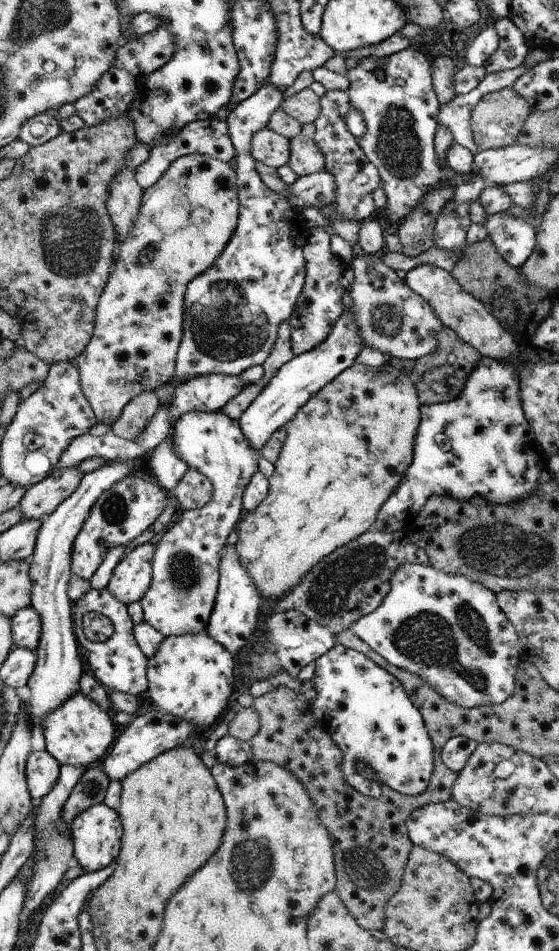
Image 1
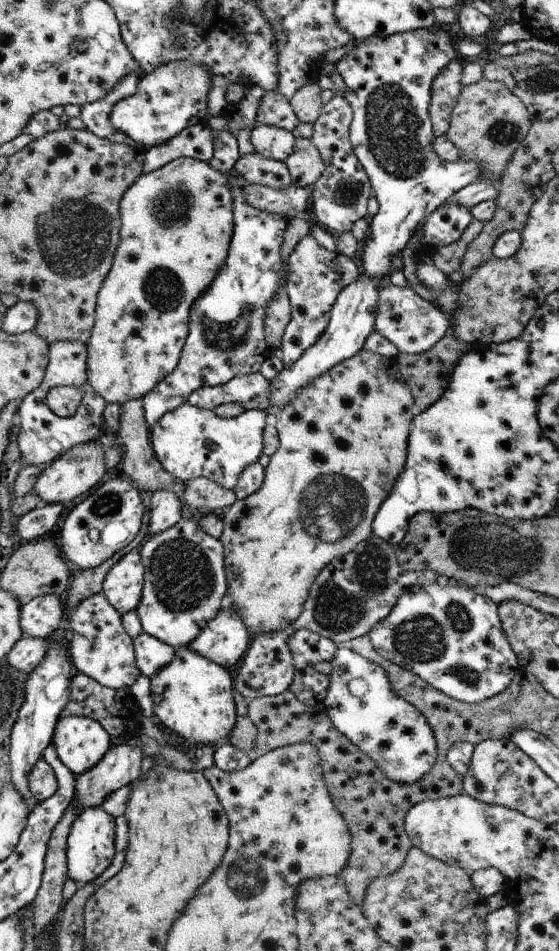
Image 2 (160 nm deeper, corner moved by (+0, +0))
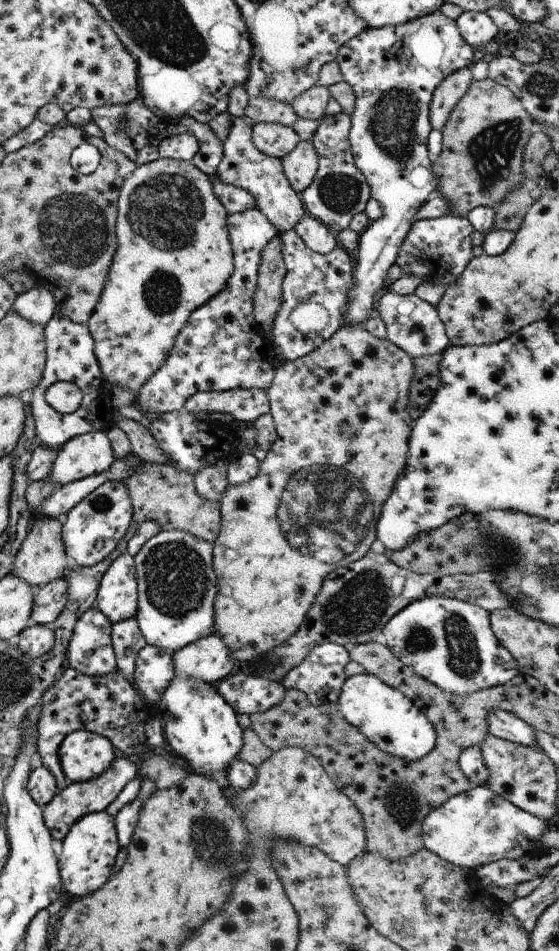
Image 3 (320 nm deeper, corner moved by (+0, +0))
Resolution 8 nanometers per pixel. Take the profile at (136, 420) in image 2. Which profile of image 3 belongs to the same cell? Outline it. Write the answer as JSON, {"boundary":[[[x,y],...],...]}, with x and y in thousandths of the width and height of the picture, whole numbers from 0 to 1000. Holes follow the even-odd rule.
{"boundary":[[[259,486],[259,494],[225,505],[231,523],[238,529],[240,549],[254,553],[263,548],[277,549],[286,559],[333,558],[356,567],[381,572],[394,564],[395,530],[369,526],[356,521],[351,503],[338,496],[313,493],[308,488],[284,489]]]}

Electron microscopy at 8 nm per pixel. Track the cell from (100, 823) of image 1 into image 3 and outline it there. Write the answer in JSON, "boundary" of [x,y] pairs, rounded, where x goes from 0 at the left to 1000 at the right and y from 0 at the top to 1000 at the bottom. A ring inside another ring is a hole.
{"boundary":[[[188,852],[154,857],[132,866],[123,877],[106,885],[104,892],[102,905],[116,936],[132,944],[175,937],[200,923],[200,913],[216,893],[208,860]]]}

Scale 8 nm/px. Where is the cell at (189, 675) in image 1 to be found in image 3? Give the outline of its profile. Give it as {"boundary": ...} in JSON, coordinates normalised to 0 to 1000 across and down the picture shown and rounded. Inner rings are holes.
{"boundary":[[[313,711],[277,748],[290,755],[306,789],[335,801],[343,813],[383,820],[383,814],[404,812],[436,787],[436,767],[426,762],[424,748],[385,721],[361,715]]]}

